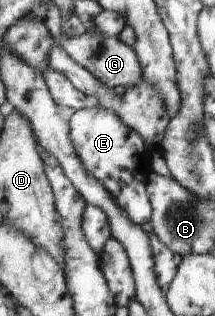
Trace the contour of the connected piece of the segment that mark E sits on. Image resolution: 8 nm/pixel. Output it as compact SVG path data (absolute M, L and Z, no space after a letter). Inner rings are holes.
M101 106L77 109L68 123L69 138L84 169L107 189L107 192L114 197L114 201L126 212L129 220L141 226L147 233L152 248L157 284L161 287L161 292L166 294L178 266L175 265L176 256L172 250L169 250L152 232L153 227L150 223L152 208L146 189L147 179L152 171L149 162L150 150L145 148L145 142L137 132L121 122L113 111Z

